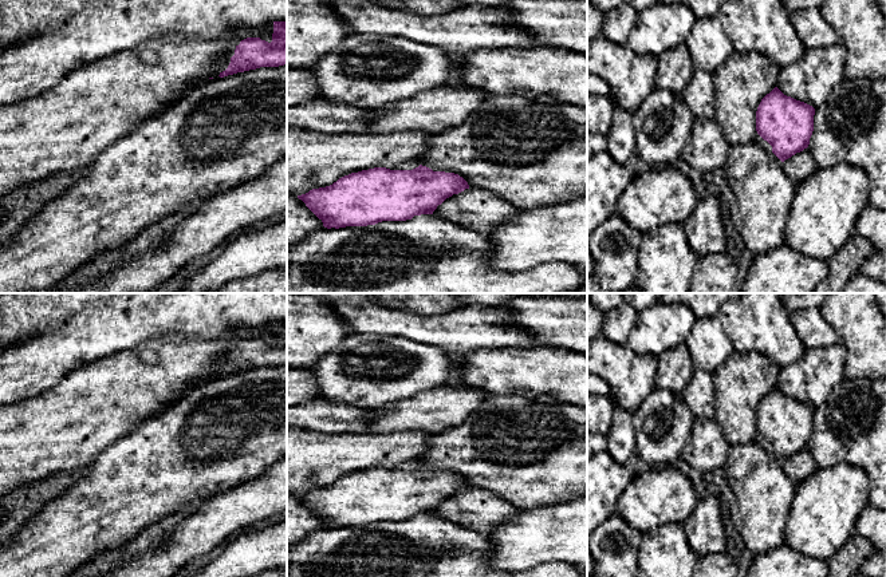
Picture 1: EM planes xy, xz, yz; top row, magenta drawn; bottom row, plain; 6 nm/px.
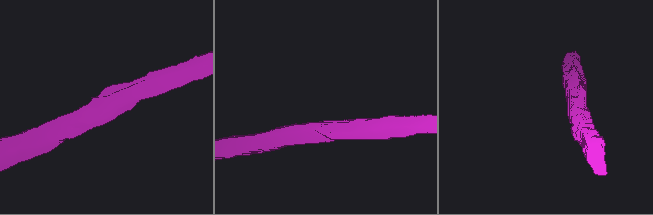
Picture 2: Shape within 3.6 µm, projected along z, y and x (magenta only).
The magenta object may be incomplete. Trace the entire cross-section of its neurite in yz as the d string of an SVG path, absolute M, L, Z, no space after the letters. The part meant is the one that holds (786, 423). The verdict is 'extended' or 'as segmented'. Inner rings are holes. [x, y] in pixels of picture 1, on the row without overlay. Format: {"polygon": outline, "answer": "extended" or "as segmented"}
{"polygon": "M777 387L767 394L756 411L756 442L781 462L810 444L815 408L784 395Z", "answer": "extended"}

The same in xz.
{"polygon": "M420 462L351 473L330 486L298 495L327 529L406 521L433 514L453 494L469 489L454 473L433 471Z", "answer": "extended"}

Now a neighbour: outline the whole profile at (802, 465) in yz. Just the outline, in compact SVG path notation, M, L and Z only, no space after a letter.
M808 447L783 462L784 473L795 485L806 481L816 469L815 458Z

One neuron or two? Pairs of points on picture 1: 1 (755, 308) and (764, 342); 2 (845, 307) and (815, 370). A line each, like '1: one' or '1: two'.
1: one
2: two

